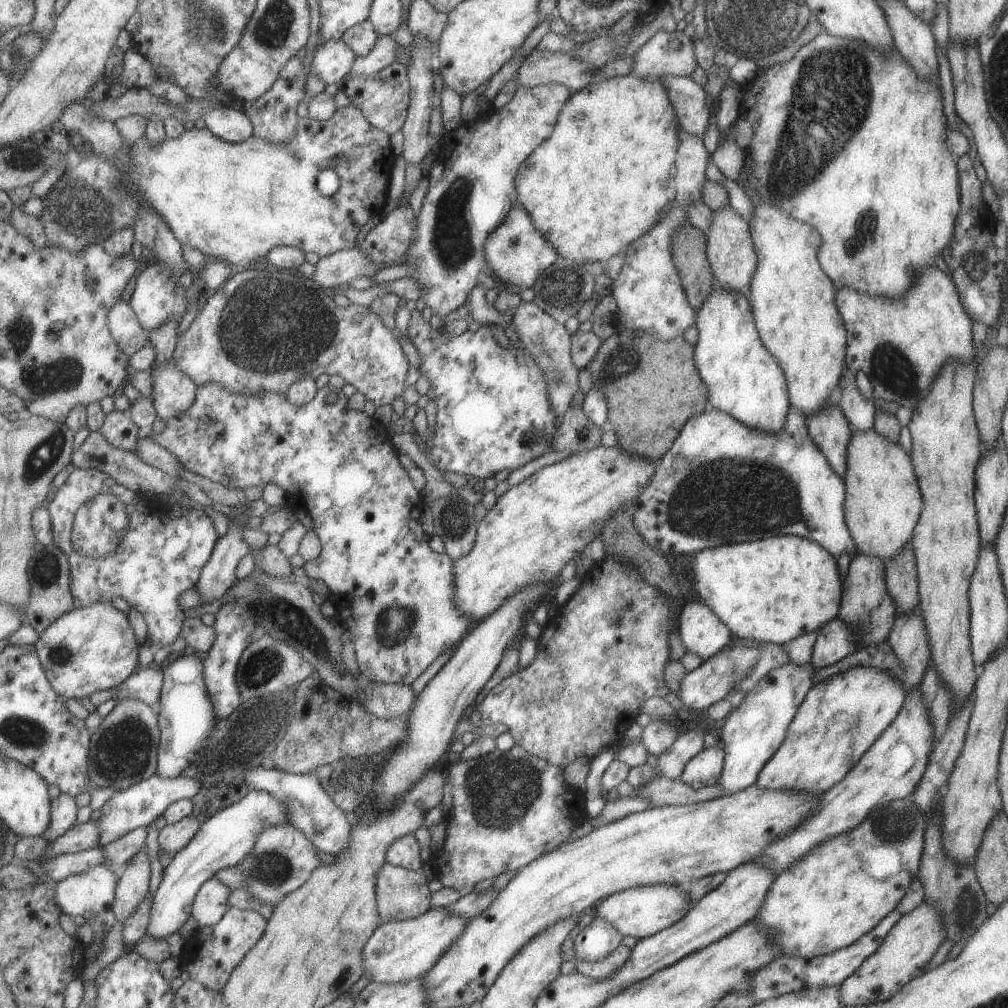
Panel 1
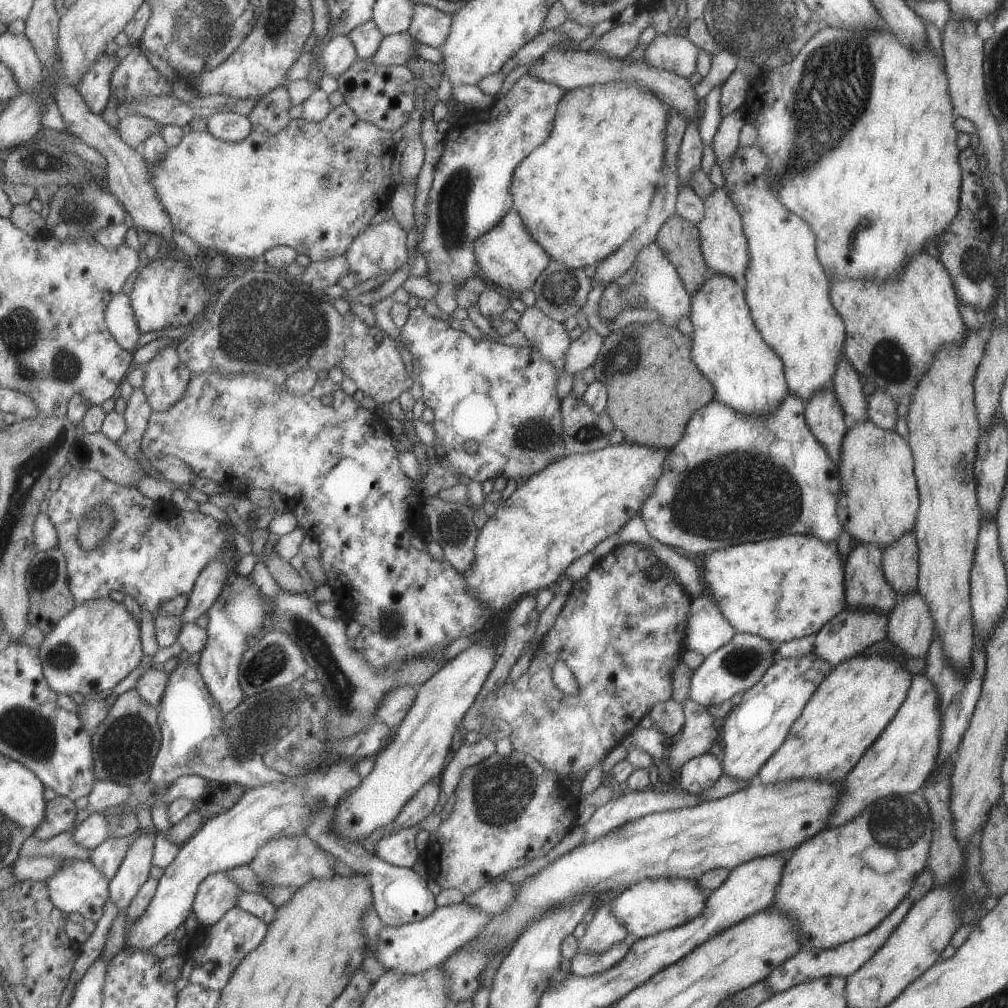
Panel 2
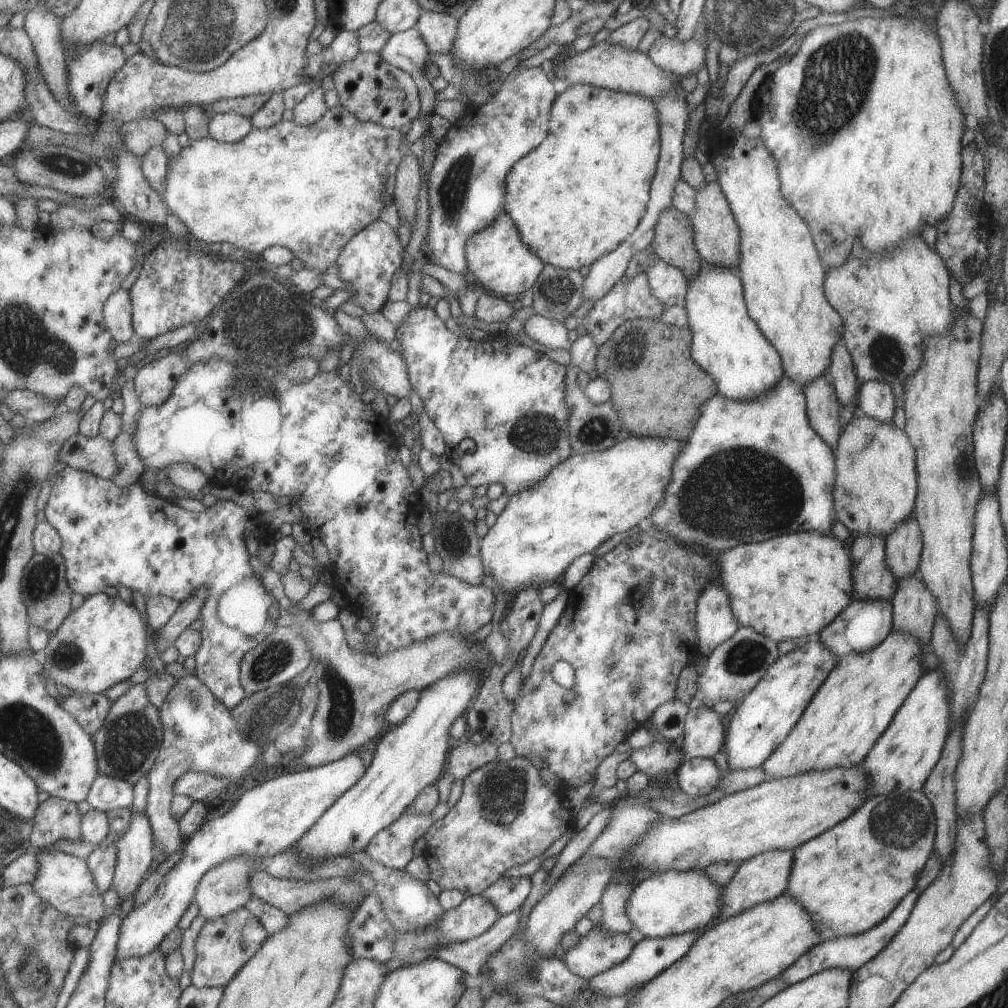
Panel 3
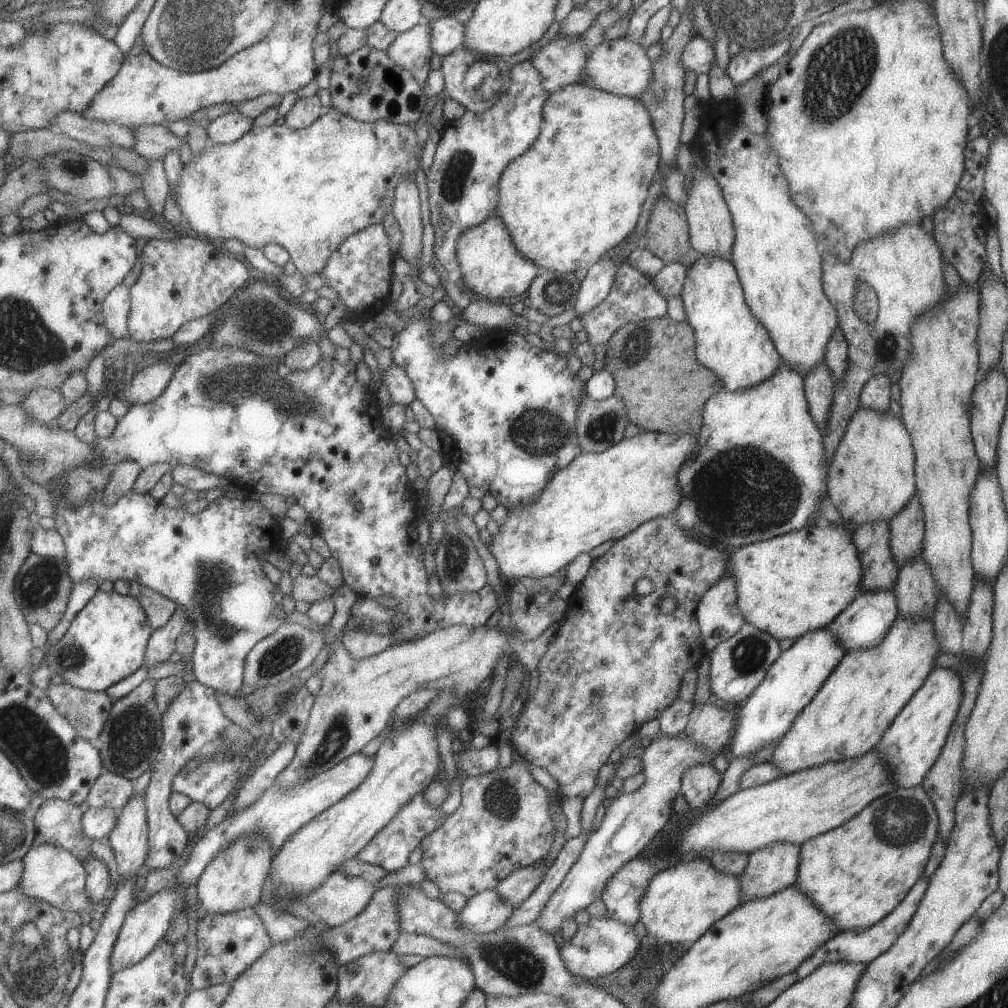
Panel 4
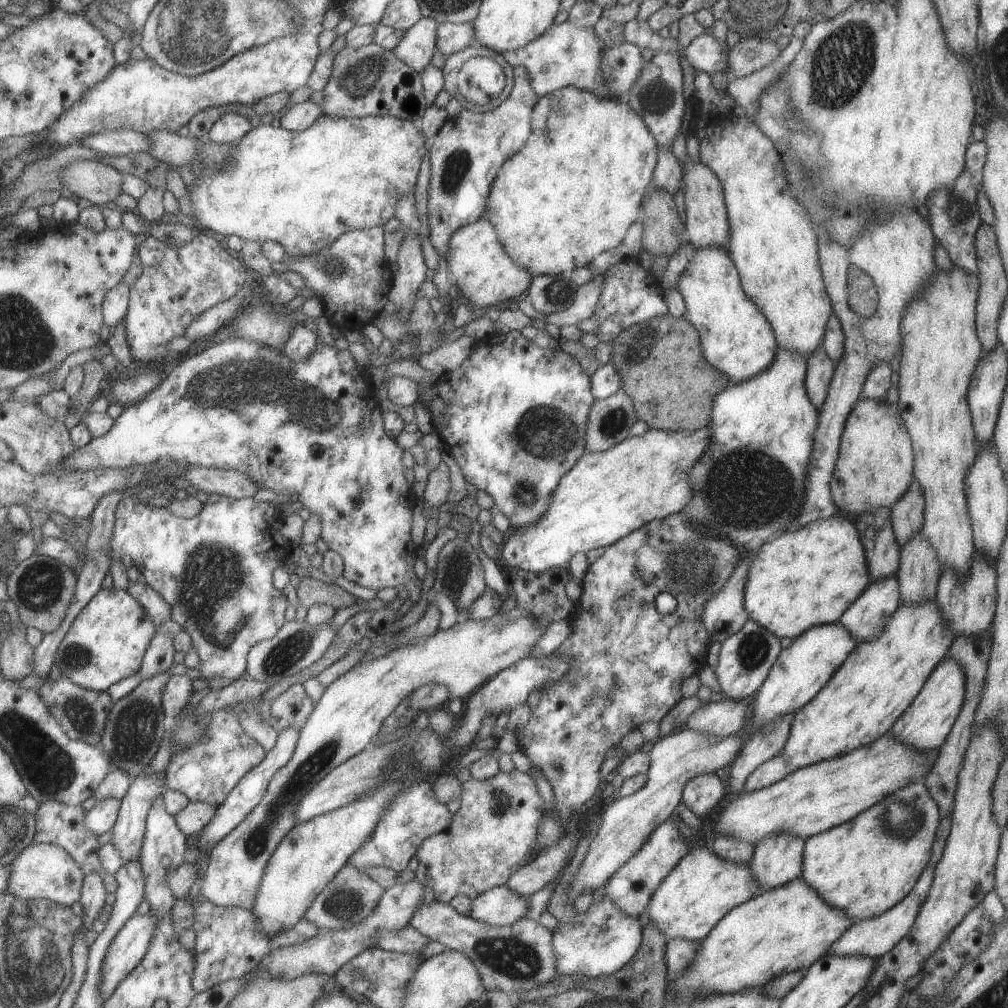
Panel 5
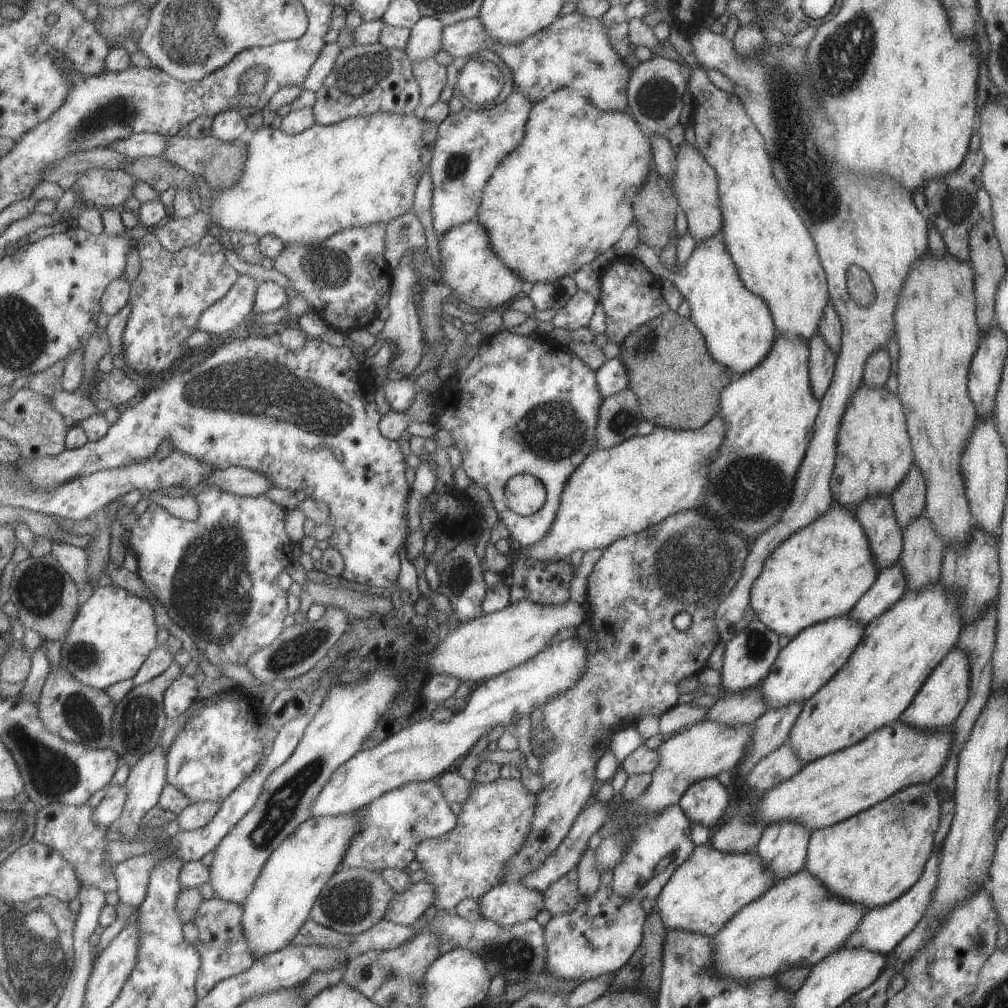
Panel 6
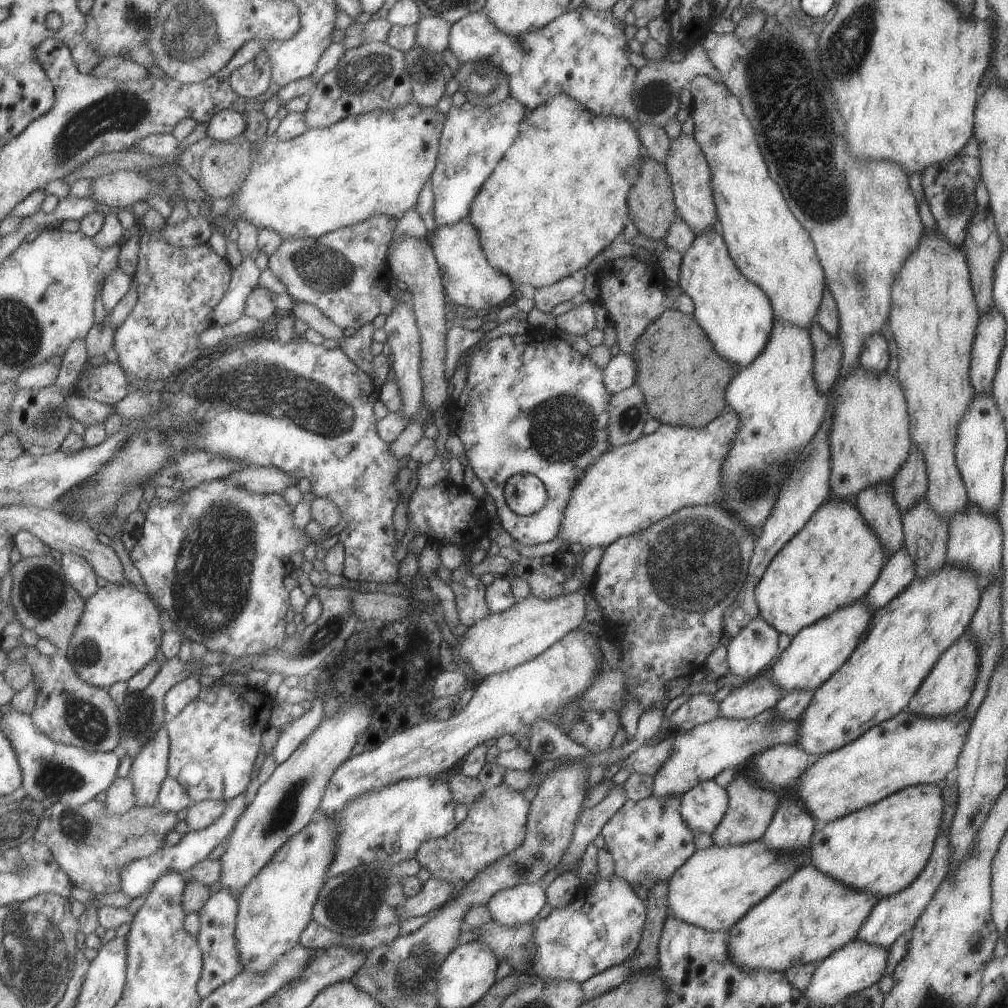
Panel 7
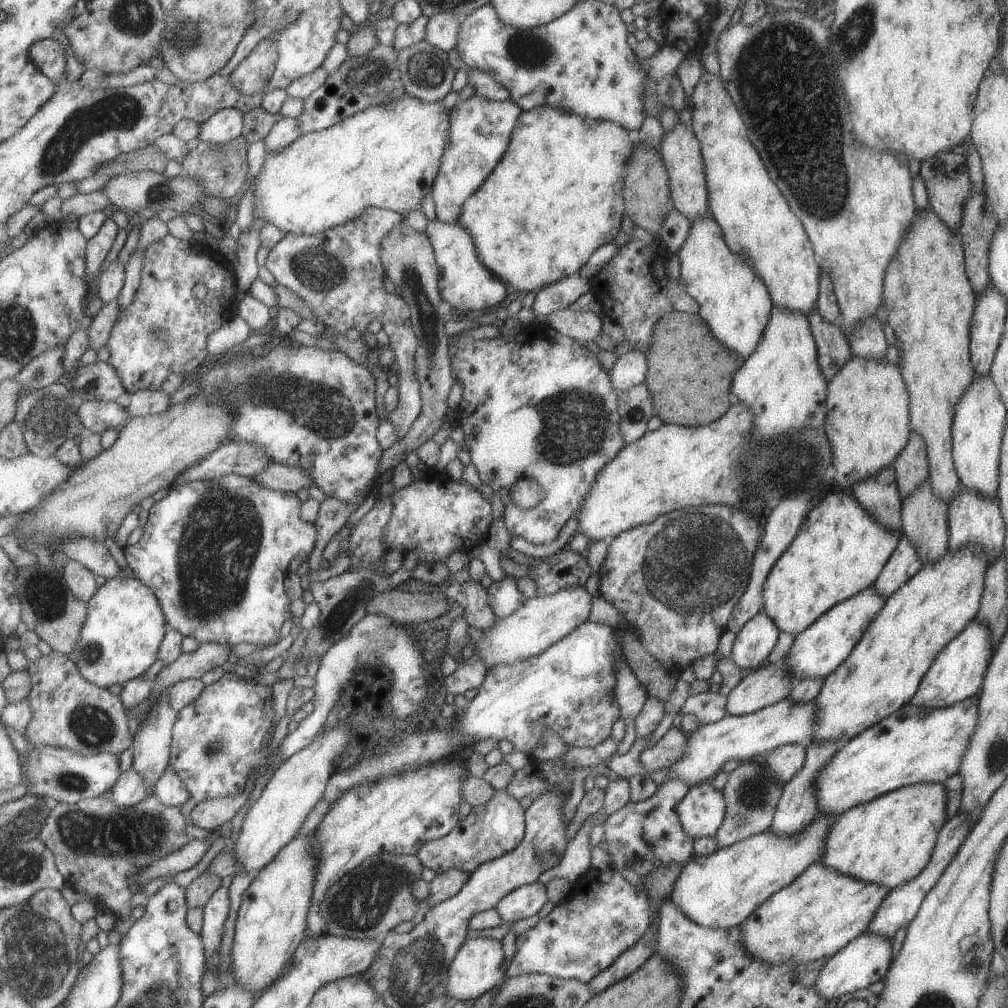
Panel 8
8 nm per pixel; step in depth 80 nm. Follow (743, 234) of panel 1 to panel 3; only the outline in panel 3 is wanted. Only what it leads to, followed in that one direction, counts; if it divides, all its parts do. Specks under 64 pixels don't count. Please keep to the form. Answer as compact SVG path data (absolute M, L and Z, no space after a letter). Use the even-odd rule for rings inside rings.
M717 181L706 182L695 191L694 207L688 214L693 231L694 247L702 261L737 271L738 228L734 216L727 206L726 198Z

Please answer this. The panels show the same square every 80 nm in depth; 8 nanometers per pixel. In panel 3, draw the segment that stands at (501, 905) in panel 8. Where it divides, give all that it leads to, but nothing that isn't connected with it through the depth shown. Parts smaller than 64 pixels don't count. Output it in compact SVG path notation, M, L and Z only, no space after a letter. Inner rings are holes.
M478 894L464 897L461 904L458 904L455 908L444 910L440 920L432 927L414 933L397 933L393 943L394 957L407 960L408 965L422 963L422 960L431 958L428 954L431 949L442 947L453 941L464 941L478 937L489 930L499 917L500 914L485 895Z

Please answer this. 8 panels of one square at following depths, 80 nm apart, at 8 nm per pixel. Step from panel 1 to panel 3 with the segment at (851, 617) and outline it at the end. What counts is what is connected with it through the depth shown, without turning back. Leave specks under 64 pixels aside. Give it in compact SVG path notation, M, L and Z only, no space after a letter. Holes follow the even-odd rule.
M883 533L854 534L849 542L852 560L852 598L887 599L896 589L896 578L886 565Z

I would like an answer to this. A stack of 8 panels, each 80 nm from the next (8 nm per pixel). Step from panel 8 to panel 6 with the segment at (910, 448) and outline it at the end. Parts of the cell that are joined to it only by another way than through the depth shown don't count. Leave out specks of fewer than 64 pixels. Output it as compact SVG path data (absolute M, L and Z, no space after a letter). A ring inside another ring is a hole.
M913 463L897 484L895 490L889 494L892 509L900 524L904 528L910 520L916 519L924 510L924 496L926 493L926 482L917 464Z

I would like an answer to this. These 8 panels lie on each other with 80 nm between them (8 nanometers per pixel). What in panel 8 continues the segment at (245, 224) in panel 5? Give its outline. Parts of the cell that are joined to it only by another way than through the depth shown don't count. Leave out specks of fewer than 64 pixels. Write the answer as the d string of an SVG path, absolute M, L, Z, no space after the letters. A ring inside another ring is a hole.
M406 93L401 94L397 100L389 102L389 104L379 104L379 106L373 106L373 108L367 108L366 110L357 112L352 116L329 126L324 130L307 132L299 136L292 144L285 146L283 150L277 150L277 152L265 153L265 160L260 171L255 174L255 186L253 186L253 211L254 218L259 218L263 222L269 222L273 224L277 230L283 232L283 234L293 235L317 235L333 226L339 224L345 224L347 220L353 220L357 218L365 208L375 207L379 209L385 209L393 211L395 213L405 214L415 209L420 209L420 200L431 191L431 184L433 184L433 178L437 174L437 168L439 168L439 156L443 154L445 150L445 144L447 144L447 134L449 133L449 115L448 109L441 104L441 102L421 102L413 96L408 96Z

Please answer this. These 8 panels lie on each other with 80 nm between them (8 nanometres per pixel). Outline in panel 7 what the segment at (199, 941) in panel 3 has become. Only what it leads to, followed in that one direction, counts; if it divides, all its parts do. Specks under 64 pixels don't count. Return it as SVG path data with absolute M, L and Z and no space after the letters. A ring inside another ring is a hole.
M223 888L213 894L209 902L203 907L203 910L199 912L202 927L198 937L200 947L204 952L204 971L198 984L198 991L203 998L244 971L244 964L240 961L238 940L236 937L239 911L240 902L235 900L227 889Z

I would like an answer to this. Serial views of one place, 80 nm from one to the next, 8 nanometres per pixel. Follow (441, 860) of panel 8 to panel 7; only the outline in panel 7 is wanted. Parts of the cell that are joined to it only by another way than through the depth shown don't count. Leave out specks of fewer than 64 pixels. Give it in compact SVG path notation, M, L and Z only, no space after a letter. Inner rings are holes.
M501 782L494 787L486 787L482 795L472 805L467 806L466 817L456 824L456 827L444 837L424 840L417 847L414 858L417 859L420 868L426 868L434 879L448 880L454 886L454 892L450 895L452 899L460 888L468 883L482 868L489 866L500 856L509 854L517 848L524 839L526 831L526 816L529 803L525 801L520 792L511 790L505 783Z

